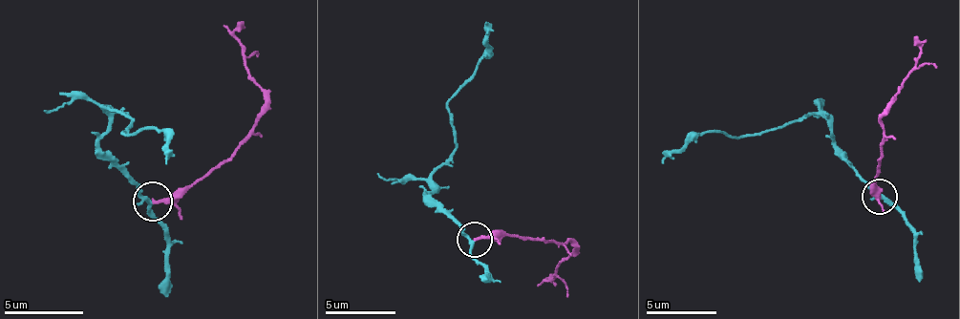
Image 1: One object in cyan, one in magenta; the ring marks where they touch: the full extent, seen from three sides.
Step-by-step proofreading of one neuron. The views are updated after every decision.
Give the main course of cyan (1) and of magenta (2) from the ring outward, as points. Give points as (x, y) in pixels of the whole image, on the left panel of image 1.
1: (151, 201), (99, 149), (108, 121), (104, 110), (132, 121), (123, 134), (155, 129), (167, 141), (167, 165)
2: (151, 201), (182, 197), (254, 125), (266, 94), (234, 31), (243, 23)

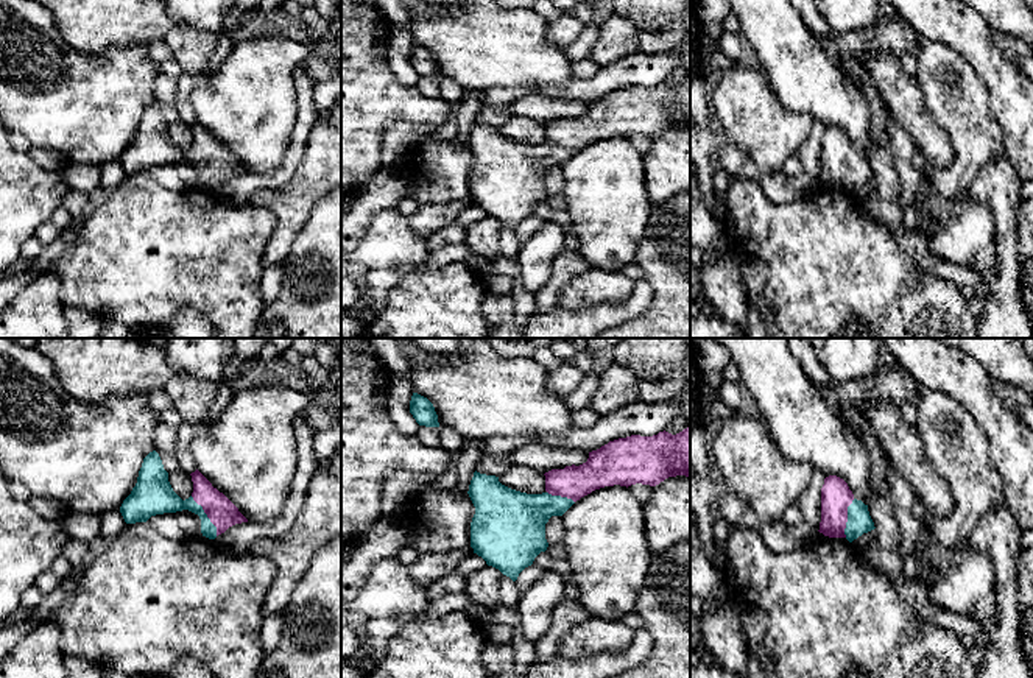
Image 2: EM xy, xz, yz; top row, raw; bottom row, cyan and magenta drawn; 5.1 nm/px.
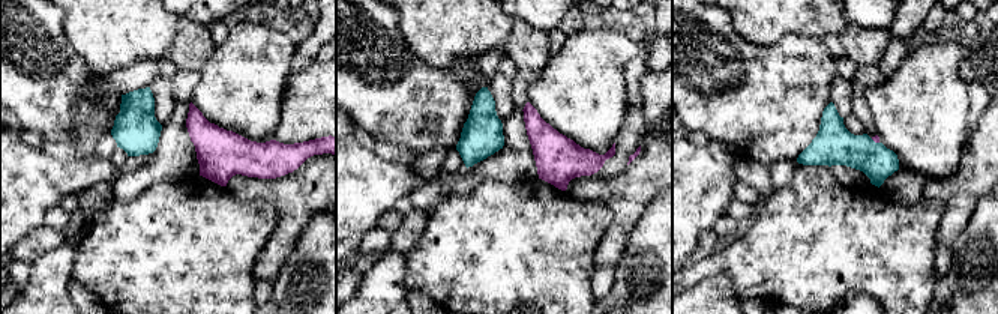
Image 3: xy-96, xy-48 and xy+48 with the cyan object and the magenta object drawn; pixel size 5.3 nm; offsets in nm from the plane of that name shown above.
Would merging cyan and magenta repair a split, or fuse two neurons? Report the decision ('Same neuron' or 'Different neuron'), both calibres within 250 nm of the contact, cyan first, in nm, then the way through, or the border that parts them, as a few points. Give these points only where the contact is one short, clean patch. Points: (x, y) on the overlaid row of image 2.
Same neuron. Thickness 150 nm (cyan) against 150 nm. Path across: xy (161, 499), (193, 504), (206, 516), (220, 510)

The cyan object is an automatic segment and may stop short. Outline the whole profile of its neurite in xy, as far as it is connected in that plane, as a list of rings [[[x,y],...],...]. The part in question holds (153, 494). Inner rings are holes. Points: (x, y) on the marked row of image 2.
[[[150,452],[143,458],[136,486],[120,507],[125,522],[146,522],[156,514],[189,510],[199,516],[201,533],[209,539],[215,539],[235,524],[248,522],[238,508],[198,469],[190,475],[193,493],[182,500],[170,485],[159,454]]]

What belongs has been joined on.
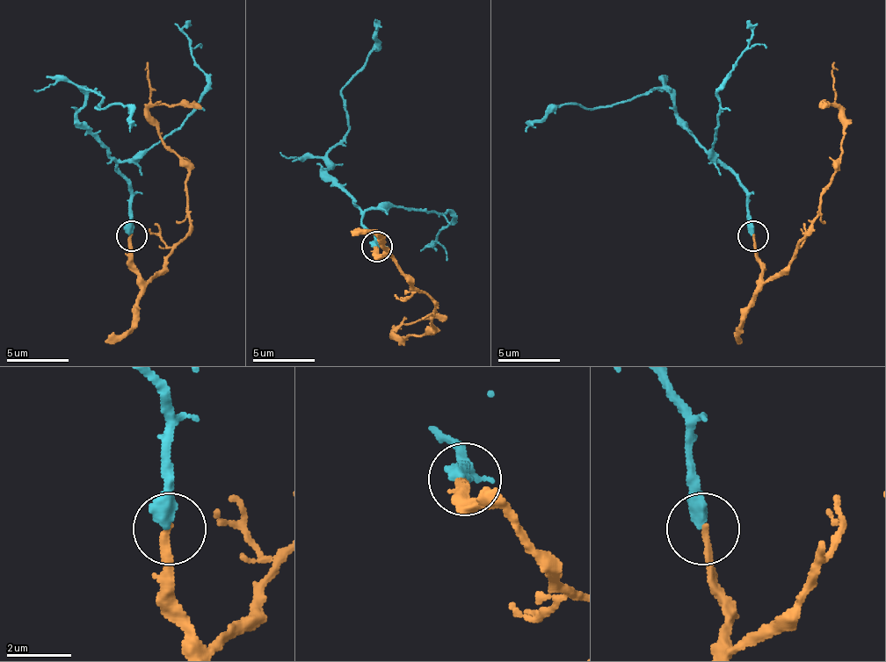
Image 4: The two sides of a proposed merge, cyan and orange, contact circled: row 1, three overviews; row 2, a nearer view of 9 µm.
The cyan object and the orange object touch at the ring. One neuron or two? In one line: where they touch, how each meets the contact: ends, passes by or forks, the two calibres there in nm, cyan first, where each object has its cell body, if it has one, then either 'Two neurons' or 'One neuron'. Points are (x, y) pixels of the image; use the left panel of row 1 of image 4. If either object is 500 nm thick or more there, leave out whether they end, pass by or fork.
Place: (131, 235). At the ring cyan ends. At the ring orange ends. Thickness 460 nm (cyan) against 240 nm. Soma of cyan: none. Soma of orange: none. One neuron

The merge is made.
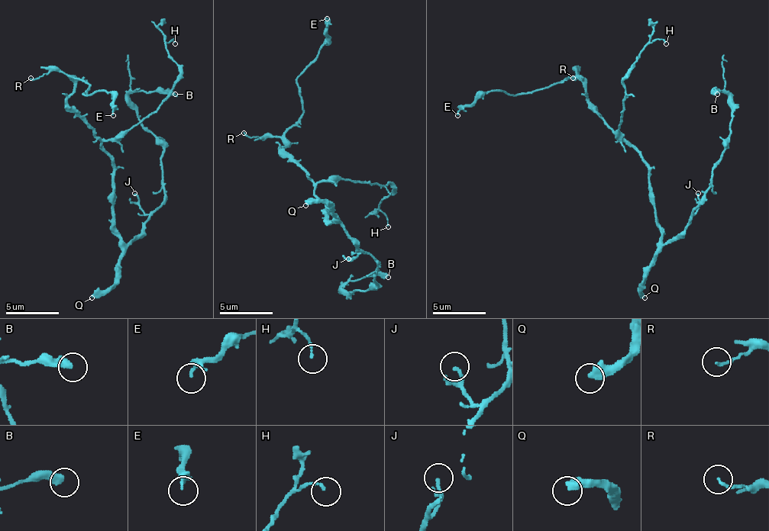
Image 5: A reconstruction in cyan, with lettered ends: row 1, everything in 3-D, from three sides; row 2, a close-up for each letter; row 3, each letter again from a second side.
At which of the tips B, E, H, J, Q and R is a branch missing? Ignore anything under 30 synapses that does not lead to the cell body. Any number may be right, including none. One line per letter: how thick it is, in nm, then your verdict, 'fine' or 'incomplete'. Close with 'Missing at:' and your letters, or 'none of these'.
B: calibre 360 nm; fine
E: calibre 320 nm; fine
H: calibre 110 nm; fine
J: calibre 120 nm; fine
Q: calibre 440 nm; incomplete
R: calibre 130 nm; fine
Missing at: Q

